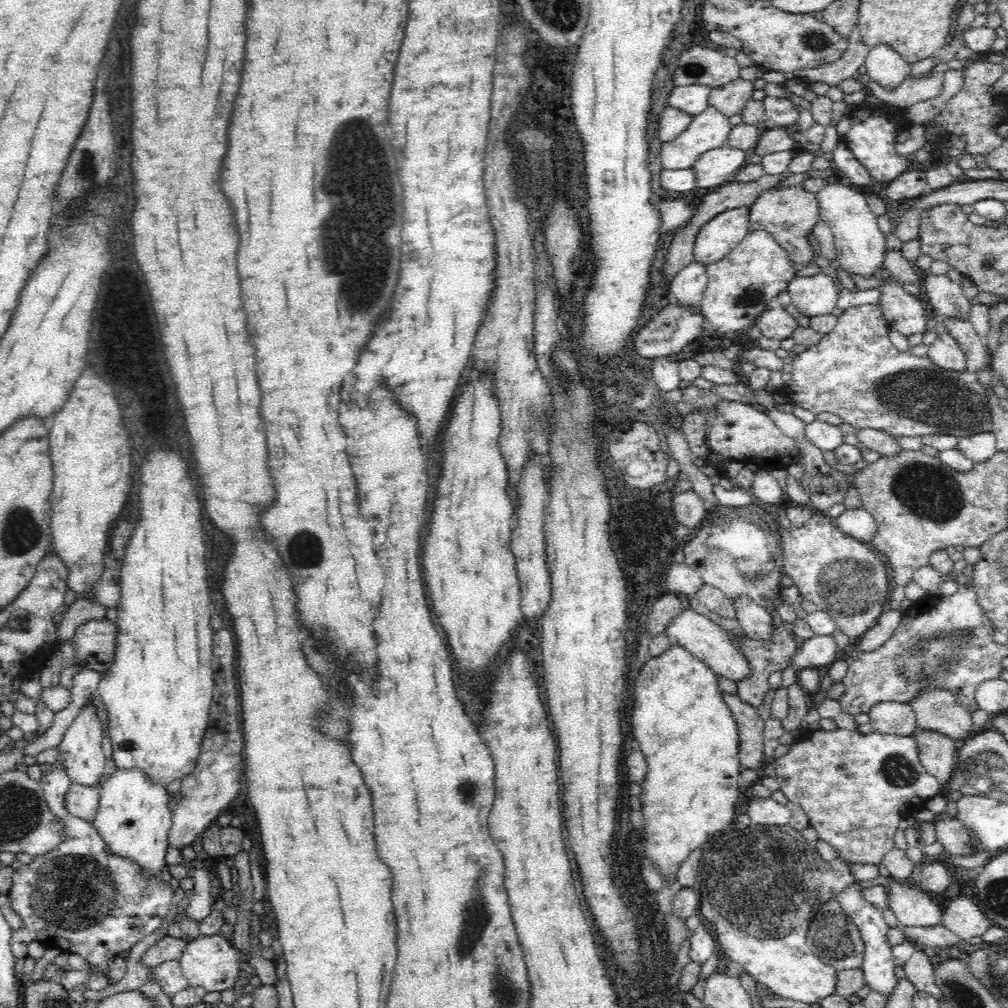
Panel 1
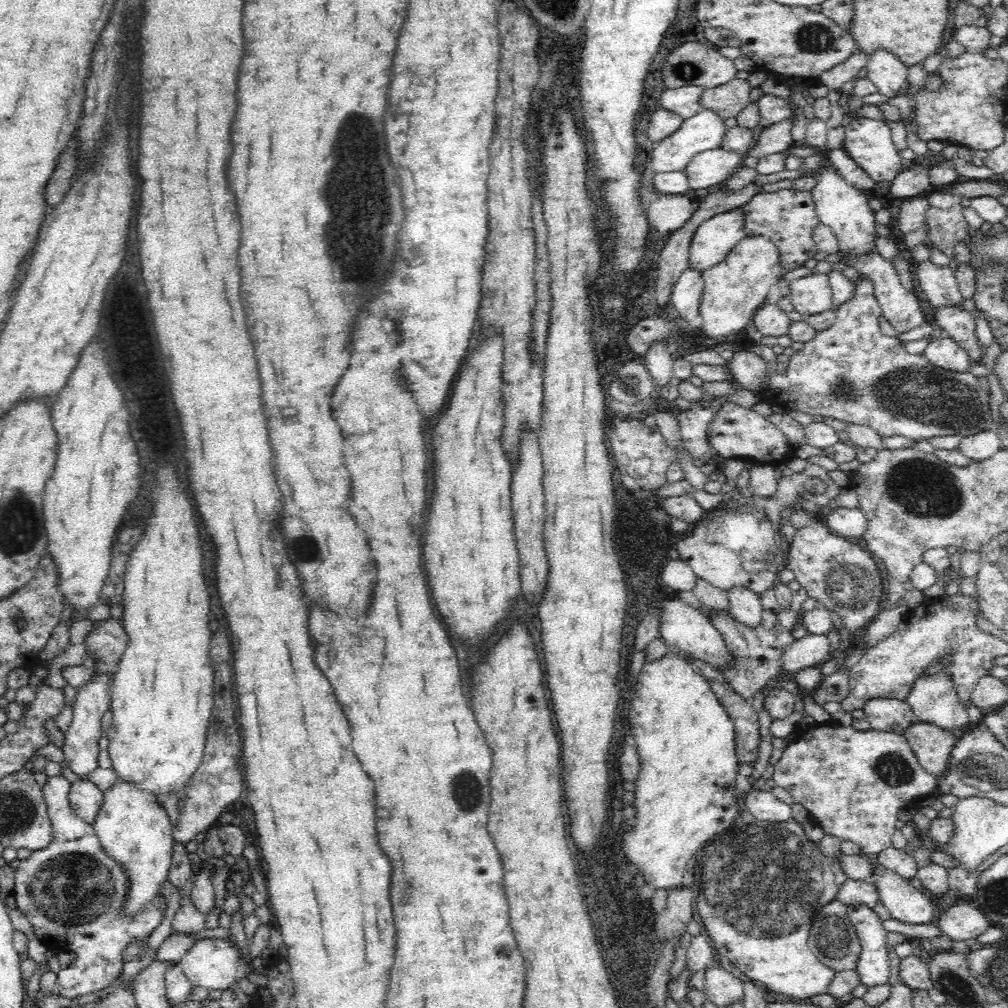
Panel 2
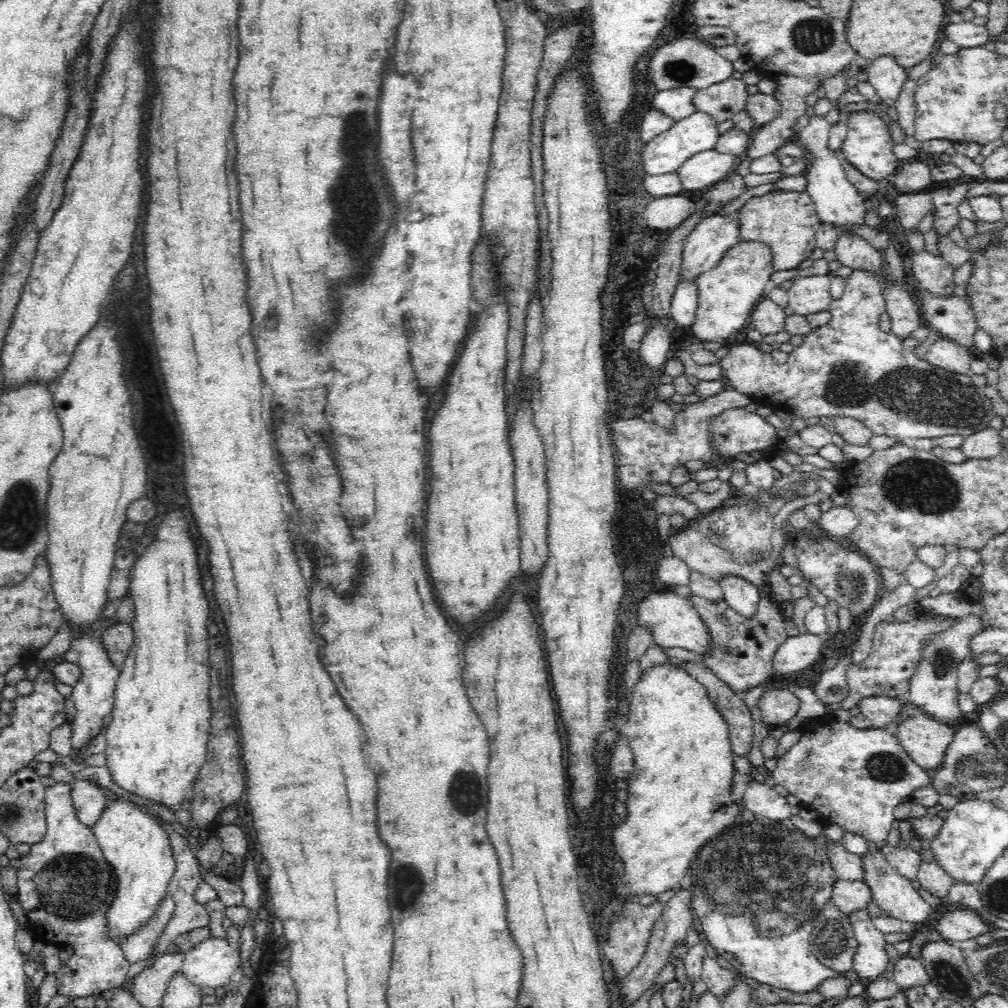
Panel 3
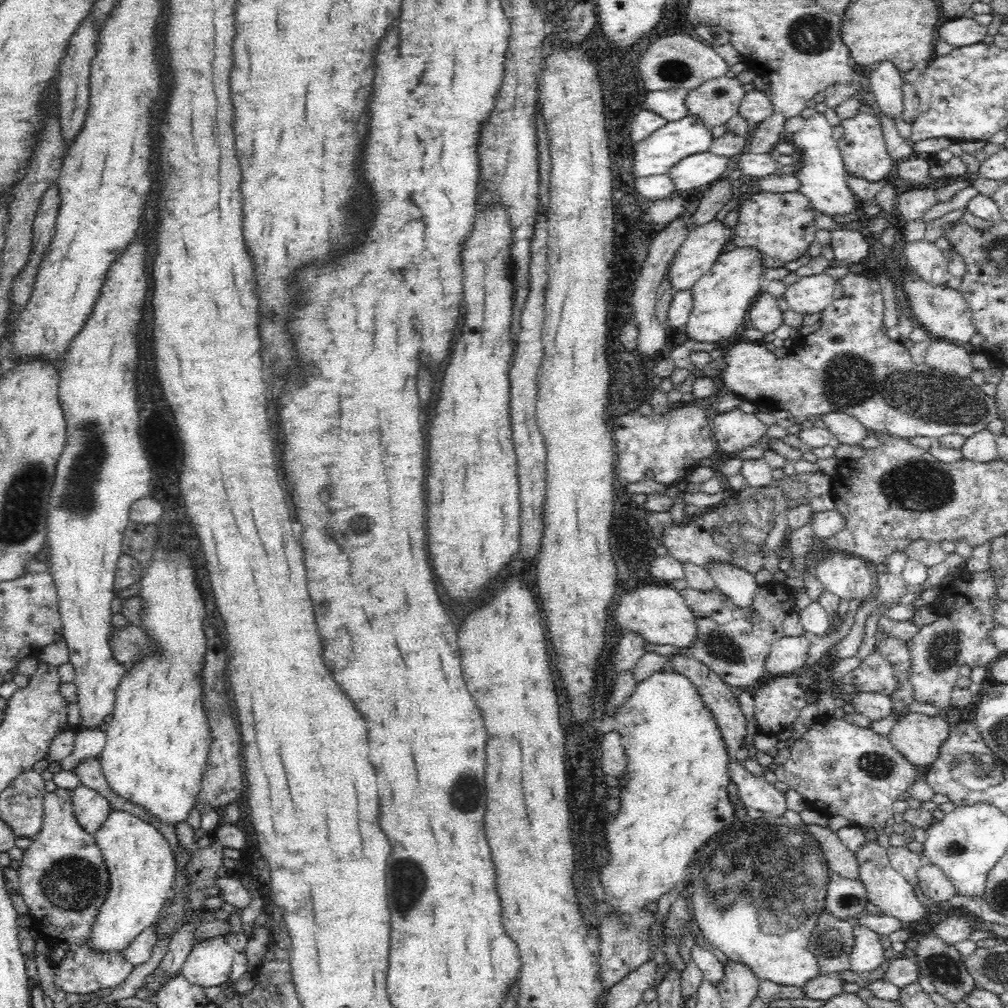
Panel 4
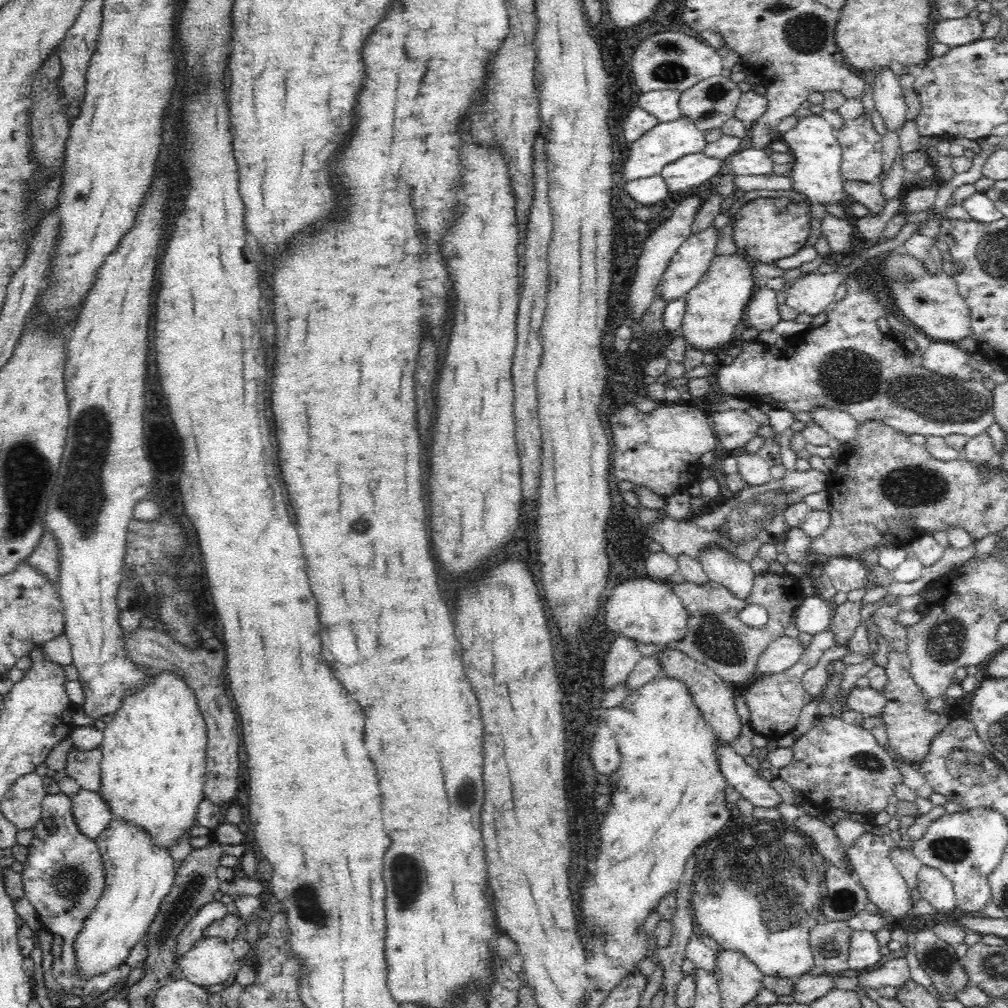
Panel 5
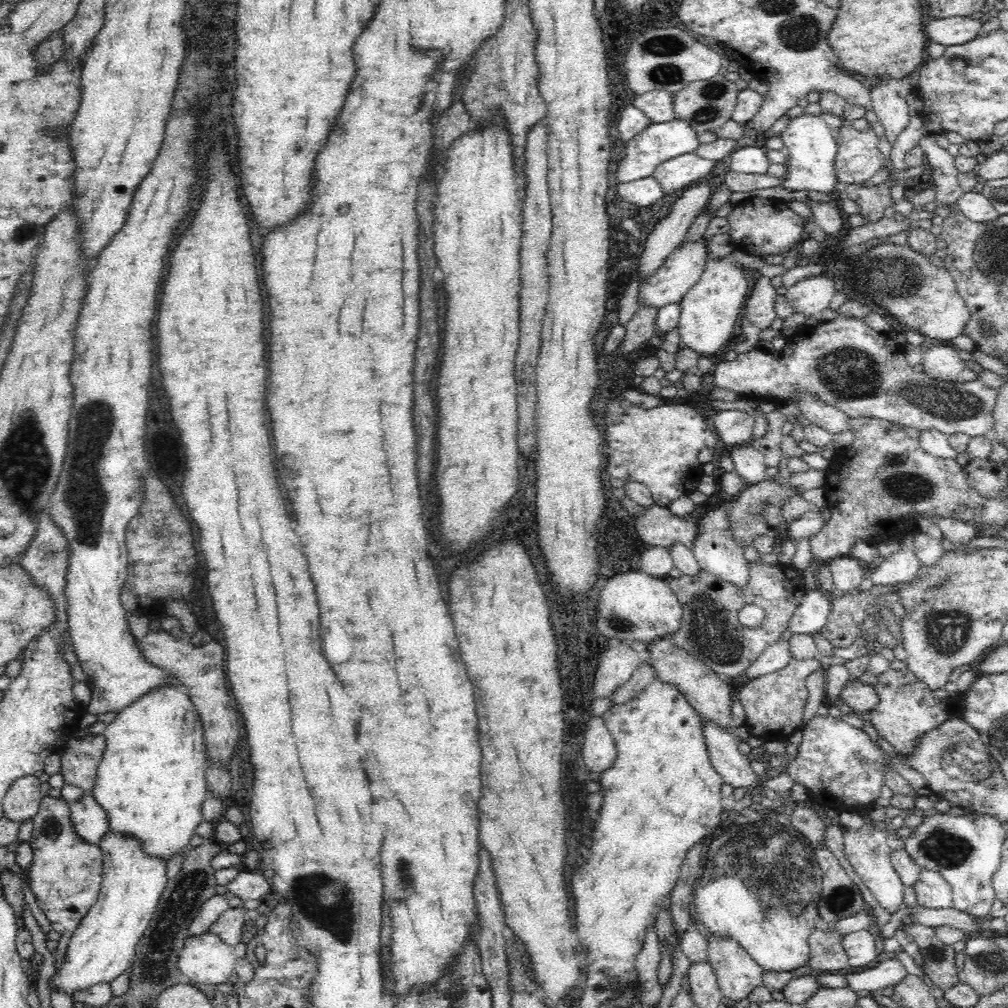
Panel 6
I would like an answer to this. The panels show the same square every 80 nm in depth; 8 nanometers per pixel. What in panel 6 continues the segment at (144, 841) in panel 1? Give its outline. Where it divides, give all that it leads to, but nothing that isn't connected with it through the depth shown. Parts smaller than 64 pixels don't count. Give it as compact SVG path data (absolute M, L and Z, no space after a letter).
M109 830L99 844L103 852L103 880L96 902L84 915L80 926L75 930L74 936L68 943L63 963L55 970L49 980L49 986L66 992L72 997L78 990L88 990L90 986L100 982L112 982L120 974L124 974L131 966L135 957L136 945L146 932L154 911L156 910L160 895L167 885L166 858L156 858L139 845L138 838L128 834L120 834Z

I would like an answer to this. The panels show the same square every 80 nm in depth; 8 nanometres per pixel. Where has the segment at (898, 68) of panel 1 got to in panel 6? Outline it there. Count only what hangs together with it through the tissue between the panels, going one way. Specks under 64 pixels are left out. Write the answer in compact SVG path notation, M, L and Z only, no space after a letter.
M882 78L882 81L872 88L871 109L884 127L886 140L894 144L898 141L898 136L908 127L911 116L907 100L900 98L899 92L890 88L888 80L889 78Z

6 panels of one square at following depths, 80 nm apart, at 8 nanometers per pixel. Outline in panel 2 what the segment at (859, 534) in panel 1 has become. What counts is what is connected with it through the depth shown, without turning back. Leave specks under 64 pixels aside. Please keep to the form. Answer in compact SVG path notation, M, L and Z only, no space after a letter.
M838 507L824 517L831 532L846 539L862 539L869 525L866 515L860 508Z

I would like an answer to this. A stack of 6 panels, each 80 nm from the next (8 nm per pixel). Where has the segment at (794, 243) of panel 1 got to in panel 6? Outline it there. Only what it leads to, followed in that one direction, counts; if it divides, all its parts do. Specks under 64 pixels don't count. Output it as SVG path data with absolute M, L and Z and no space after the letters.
M751 196L734 205L734 210L727 216L730 229L727 232L733 242L733 248L754 256L764 258L770 254L783 254L801 240L804 232L802 217L795 214L785 201L778 198L758 198Z

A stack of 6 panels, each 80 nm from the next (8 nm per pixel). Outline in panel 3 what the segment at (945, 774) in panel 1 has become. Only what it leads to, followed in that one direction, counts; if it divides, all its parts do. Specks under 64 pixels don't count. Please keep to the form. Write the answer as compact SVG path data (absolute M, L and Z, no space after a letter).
M911 716L894 728L894 735L902 743L911 759L932 772L942 765L951 745L955 727L928 716Z

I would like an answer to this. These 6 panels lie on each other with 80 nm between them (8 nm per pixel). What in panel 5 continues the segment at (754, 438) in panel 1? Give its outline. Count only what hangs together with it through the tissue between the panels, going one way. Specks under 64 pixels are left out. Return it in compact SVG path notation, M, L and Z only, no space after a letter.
M733 409L714 412L710 421L718 445L734 453L744 450L744 446L757 435L760 427L760 423L752 415Z

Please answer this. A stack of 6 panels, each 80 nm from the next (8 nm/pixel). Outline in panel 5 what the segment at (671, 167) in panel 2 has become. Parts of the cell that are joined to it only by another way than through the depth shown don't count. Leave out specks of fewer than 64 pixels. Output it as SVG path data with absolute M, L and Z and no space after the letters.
M687 117L678 118L673 122L660 122L652 130L648 130L638 141L631 144L629 156L624 164L622 176L624 180L638 180L638 178L650 178L660 174L664 166L676 162L687 154L701 153L707 145L705 132L696 127L696 123Z

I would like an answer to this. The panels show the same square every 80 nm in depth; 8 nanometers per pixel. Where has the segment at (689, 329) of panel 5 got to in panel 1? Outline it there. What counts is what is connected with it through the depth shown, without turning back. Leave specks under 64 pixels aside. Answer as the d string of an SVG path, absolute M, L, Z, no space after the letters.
M749 231L724 258L706 265L709 279L700 306L705 320L719 334L754 326L759 314L769 309L770 300L787 290L796 274L794 263L790 251L770 231Z

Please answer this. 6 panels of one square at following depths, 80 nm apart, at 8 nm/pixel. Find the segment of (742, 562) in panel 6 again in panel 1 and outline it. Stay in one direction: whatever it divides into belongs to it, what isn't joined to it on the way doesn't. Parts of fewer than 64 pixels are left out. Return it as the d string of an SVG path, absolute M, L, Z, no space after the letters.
M736 598L733 602L736 610L736 619L744 634L752 637L752 640L768 644L772 640L772 618L765 608L756 605L745 598Z

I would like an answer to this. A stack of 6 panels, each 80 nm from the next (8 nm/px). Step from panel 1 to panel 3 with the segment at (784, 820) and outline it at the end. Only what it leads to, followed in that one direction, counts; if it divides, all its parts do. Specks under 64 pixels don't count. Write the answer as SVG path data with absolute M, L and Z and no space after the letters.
M755 779L747 784L742 799L745 808L754 812L757 818L780 821L792 816L786 797L778 795L773 786Z

